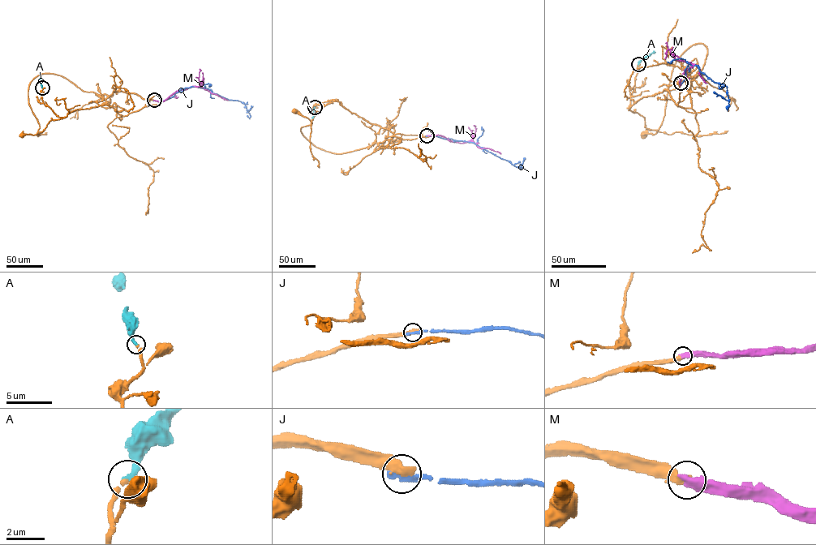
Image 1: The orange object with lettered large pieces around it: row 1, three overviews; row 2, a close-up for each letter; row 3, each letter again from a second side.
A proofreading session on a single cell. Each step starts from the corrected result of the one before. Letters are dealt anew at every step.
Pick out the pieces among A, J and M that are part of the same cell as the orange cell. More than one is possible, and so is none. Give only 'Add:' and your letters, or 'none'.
Add: A, M

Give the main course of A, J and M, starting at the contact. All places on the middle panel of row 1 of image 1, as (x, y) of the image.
A: (315, 107), (312, 118)
J: (426, 136), (474, 143), (519, 168), (526, 158)
M: (427, 135), (440, 135), (460, 143), (472, 140), (479, 148), (489, 148), (500, 153)

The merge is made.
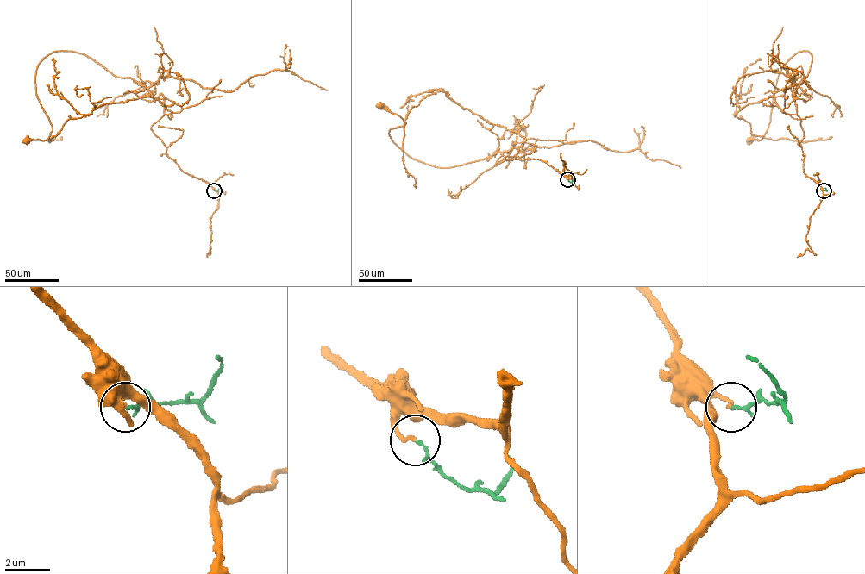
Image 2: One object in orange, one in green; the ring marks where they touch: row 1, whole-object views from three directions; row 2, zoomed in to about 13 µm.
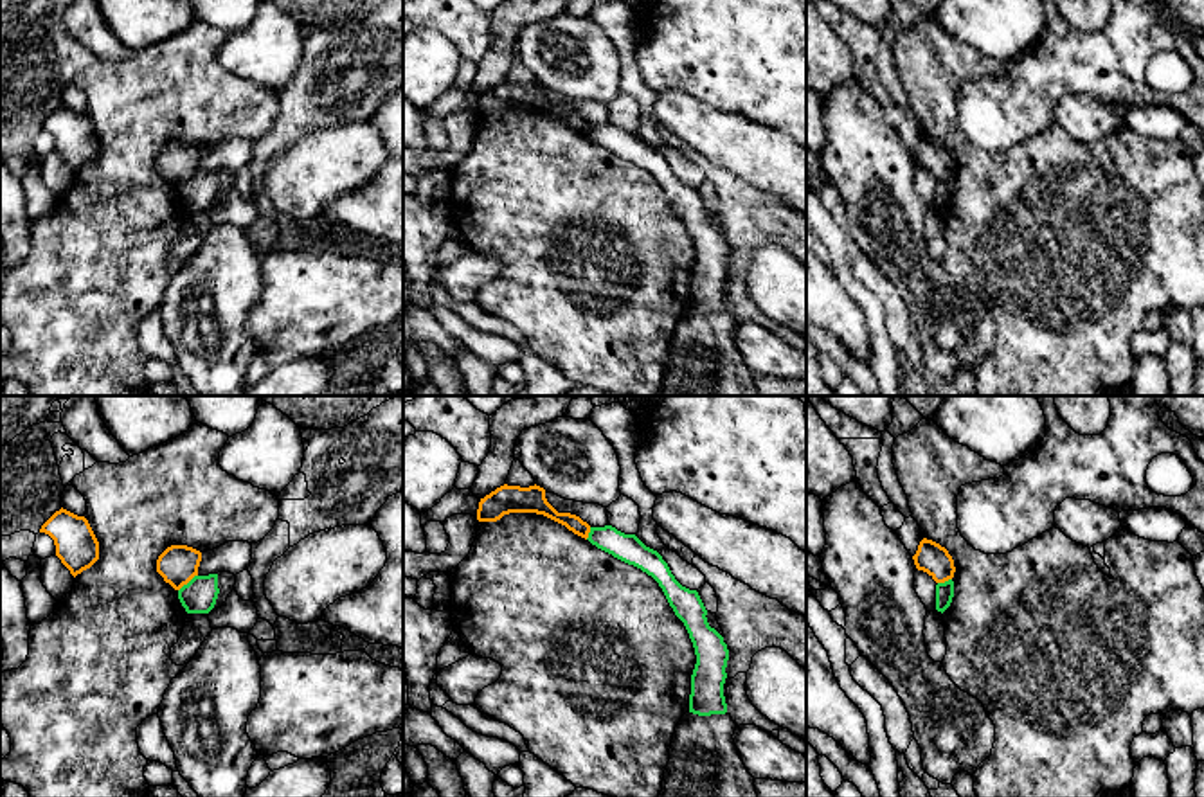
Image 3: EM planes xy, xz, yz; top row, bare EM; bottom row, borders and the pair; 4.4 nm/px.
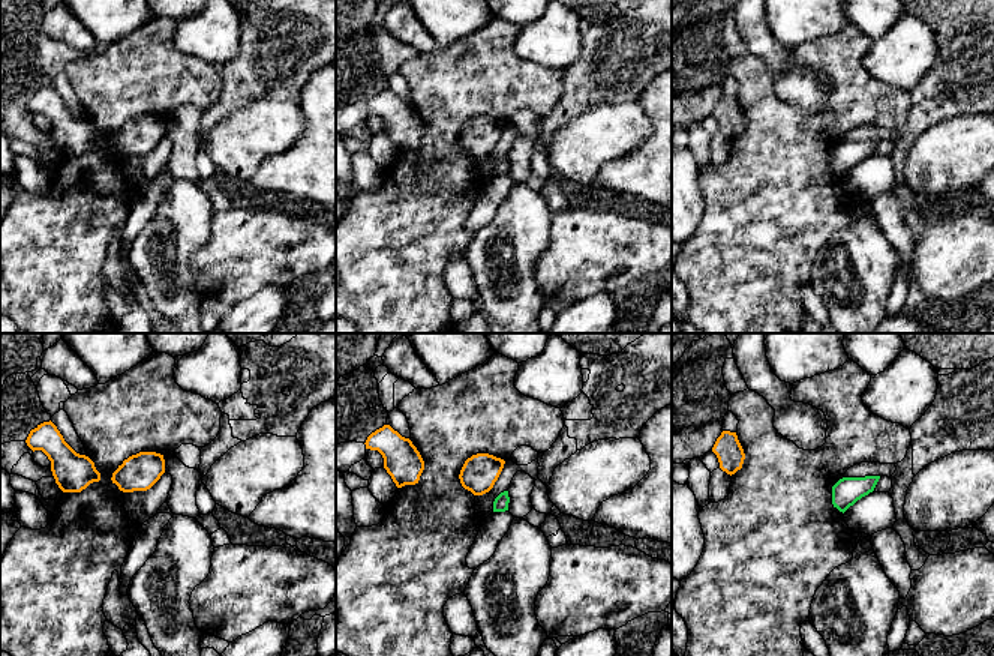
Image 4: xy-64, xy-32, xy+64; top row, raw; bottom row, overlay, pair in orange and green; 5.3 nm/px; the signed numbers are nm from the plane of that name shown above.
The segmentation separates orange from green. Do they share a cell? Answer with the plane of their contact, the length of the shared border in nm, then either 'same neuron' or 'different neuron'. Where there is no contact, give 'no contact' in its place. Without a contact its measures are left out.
xy | 120 nm | different neuron

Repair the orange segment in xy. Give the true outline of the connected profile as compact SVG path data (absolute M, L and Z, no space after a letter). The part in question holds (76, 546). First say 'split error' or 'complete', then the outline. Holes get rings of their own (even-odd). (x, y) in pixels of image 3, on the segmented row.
complete | M67 509L56 511L40 529L56 545L56 556L76 578L99 560L99 542L85 516Z

